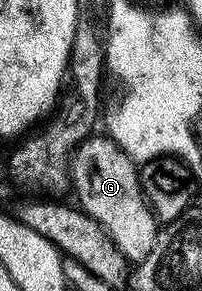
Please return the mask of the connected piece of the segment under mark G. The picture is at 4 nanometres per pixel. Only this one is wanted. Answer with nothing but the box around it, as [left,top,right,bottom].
[71,136,157,264]

